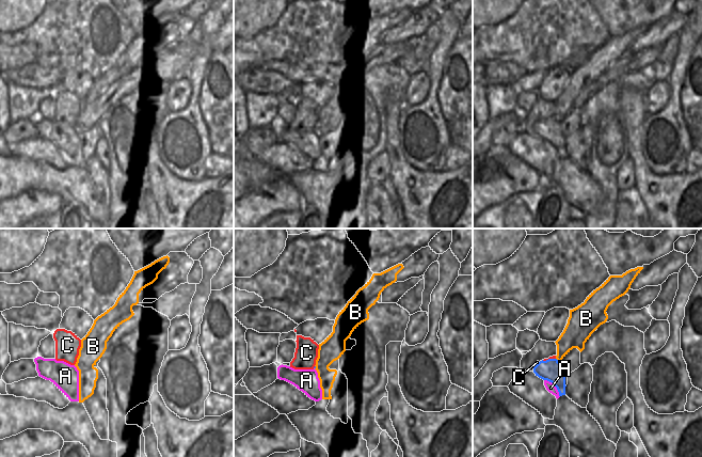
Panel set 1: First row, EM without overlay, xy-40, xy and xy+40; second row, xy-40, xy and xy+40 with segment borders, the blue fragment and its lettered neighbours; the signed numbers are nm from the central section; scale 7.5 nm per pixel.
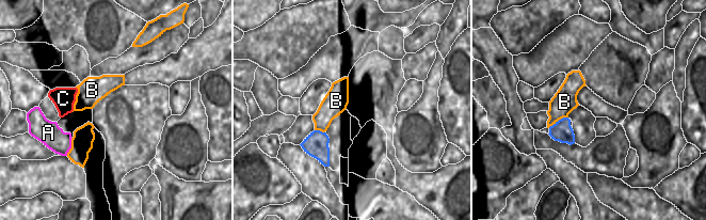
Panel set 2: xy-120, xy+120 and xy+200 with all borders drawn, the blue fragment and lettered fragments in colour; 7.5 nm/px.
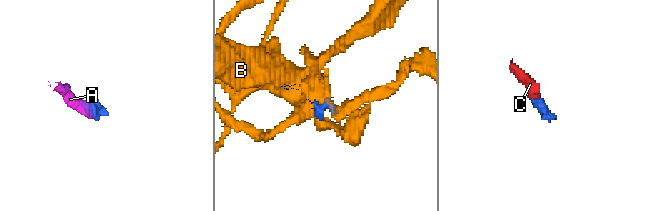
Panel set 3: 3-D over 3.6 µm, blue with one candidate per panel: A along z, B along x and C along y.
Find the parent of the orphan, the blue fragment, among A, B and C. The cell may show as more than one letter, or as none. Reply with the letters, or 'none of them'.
A

